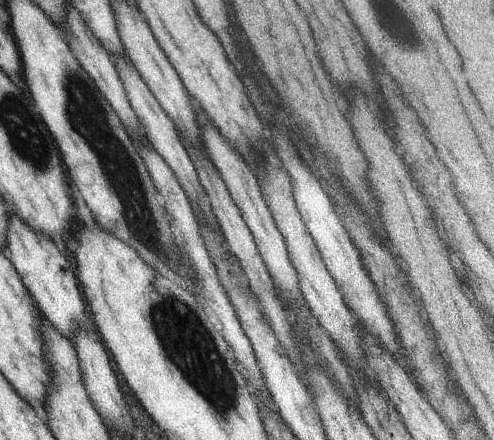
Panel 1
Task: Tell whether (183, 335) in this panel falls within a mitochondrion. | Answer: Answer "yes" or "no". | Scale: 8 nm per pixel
yes

